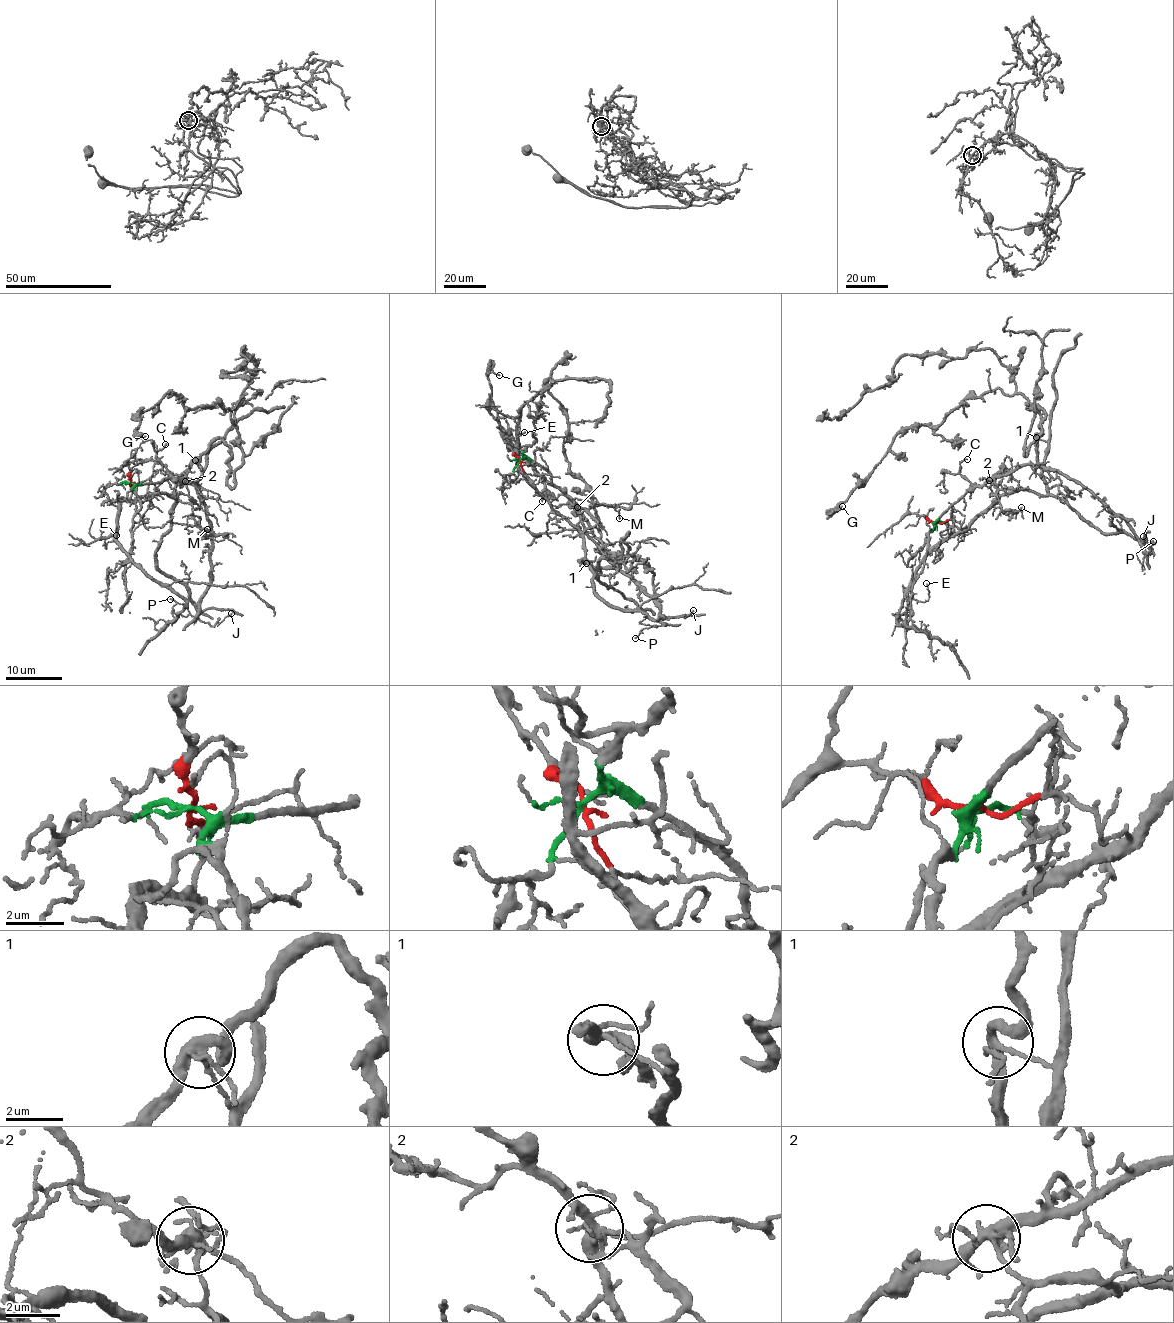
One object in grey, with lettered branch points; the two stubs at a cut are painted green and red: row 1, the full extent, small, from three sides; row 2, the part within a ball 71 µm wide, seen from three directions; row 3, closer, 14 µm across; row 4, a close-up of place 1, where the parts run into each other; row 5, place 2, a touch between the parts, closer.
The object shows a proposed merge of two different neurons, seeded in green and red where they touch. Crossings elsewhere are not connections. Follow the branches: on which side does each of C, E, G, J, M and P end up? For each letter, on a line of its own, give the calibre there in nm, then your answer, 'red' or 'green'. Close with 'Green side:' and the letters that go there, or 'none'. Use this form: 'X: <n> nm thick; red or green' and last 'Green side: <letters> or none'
C: 110 nm thick; green
E: 100 nm thick; red
G: 140 nm thick; red
J: 70 nm thick; green
M: 120 nm thick; red
P: 110 nm thick; red
Green side: C, J

